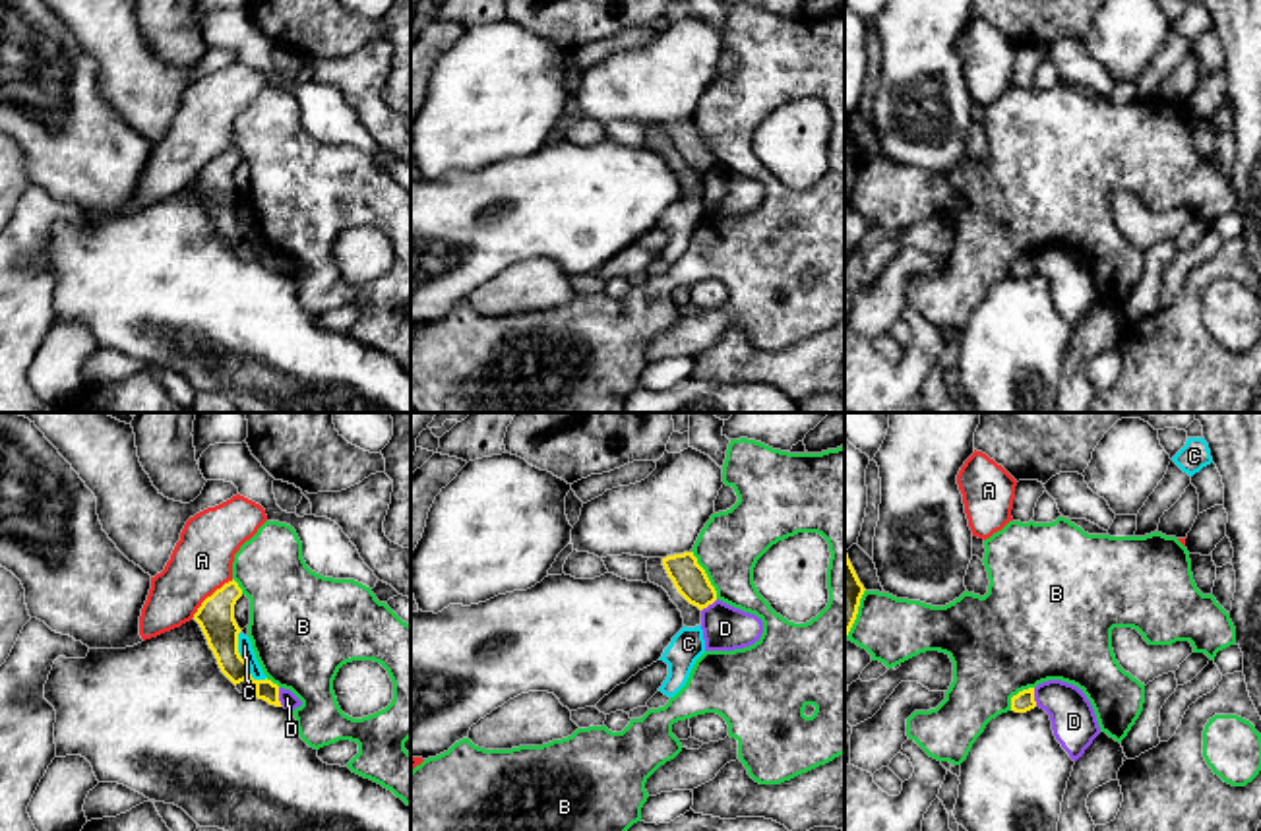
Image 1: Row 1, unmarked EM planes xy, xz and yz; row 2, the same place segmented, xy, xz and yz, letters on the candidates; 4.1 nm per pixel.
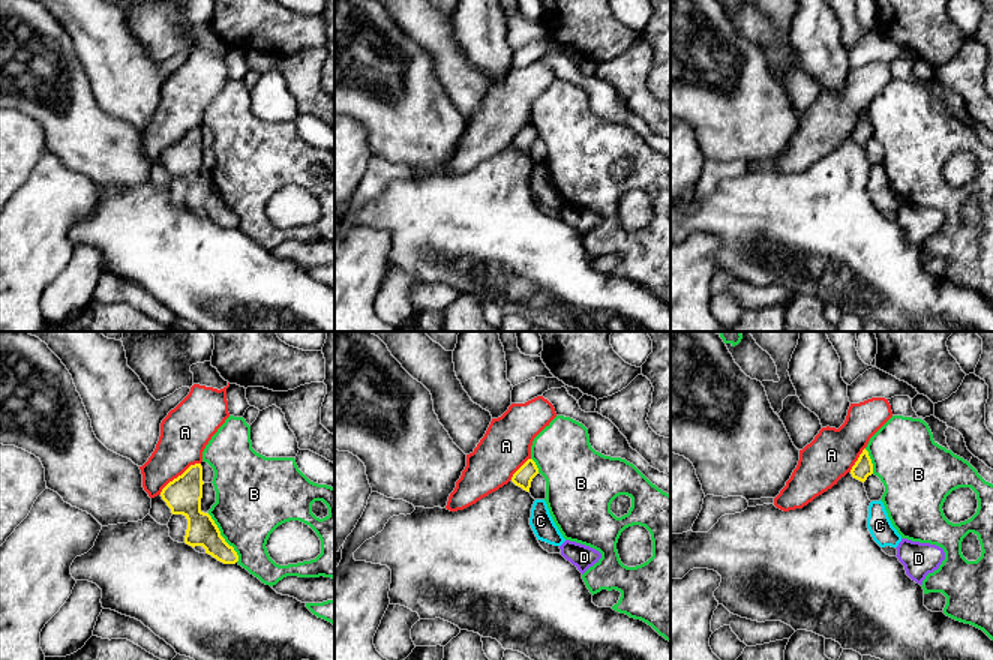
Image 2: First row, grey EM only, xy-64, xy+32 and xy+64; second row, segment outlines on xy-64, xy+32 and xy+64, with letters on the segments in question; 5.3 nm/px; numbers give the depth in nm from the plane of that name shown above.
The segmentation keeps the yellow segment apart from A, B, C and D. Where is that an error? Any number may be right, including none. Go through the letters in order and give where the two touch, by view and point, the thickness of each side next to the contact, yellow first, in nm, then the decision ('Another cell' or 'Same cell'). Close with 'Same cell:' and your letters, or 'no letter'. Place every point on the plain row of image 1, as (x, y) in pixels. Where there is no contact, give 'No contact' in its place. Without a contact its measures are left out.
A: Touches yellow at xy (212, 161). Thickness 160 nm (yellow) against 260 nm. Another cell
B: Touches yellow at xz (706, 140). Thickness 140 nm (yellow) against 260 nm. Another cell
C: Touches yellow at xy (243, 225). Thickness 160 nm (yellow) against 60 nm. Another cell
D: Touches yellow at xy (277, 264). Thickness 100 nm (yellow) against 70 nm. Another cell
Same cell: no letter

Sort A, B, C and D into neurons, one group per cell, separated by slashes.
A / B / C / D

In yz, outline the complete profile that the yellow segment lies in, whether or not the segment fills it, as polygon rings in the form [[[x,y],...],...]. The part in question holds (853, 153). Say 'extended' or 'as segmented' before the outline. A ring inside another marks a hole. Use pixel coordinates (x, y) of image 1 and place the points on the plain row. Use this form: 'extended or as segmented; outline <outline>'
as segmented; outline [[[845,118],[845,203],[848,201],[860,172],[860,165],[864,161],[864,151],[860,149],[848,120]]]

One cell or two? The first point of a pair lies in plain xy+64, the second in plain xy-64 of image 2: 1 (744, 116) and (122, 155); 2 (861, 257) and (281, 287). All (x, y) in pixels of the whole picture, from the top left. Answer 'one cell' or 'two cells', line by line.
1: one cell
2: one cell

